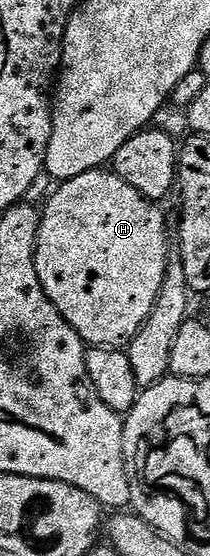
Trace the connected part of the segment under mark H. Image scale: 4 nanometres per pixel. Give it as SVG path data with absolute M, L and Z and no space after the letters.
M94 169L91 173L76 175L76 179L63 181L57 186L58 190L41 206L42 222L38 232L38 246L36 247L36 275L40 275L40 287L48 295L48 299L64 315L64 319L78 332L80 339L90 347L122 347L132 340L140 331L142 324L148 319L156 299L160 295L160 287L164 283L166 268L172 260L172 237L166 234L166 217L162 214L163 206L157 201L150 201L136 187L128 187L124 179L120 179L113 171Z

